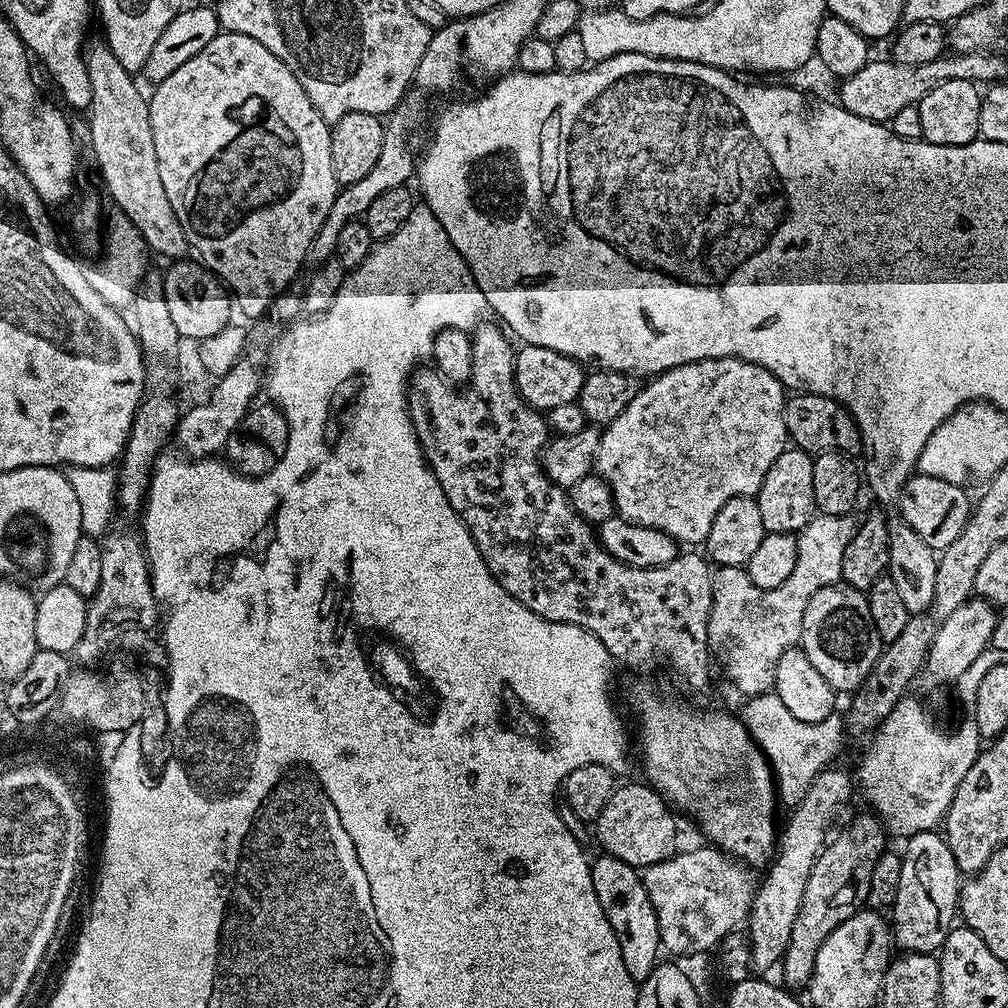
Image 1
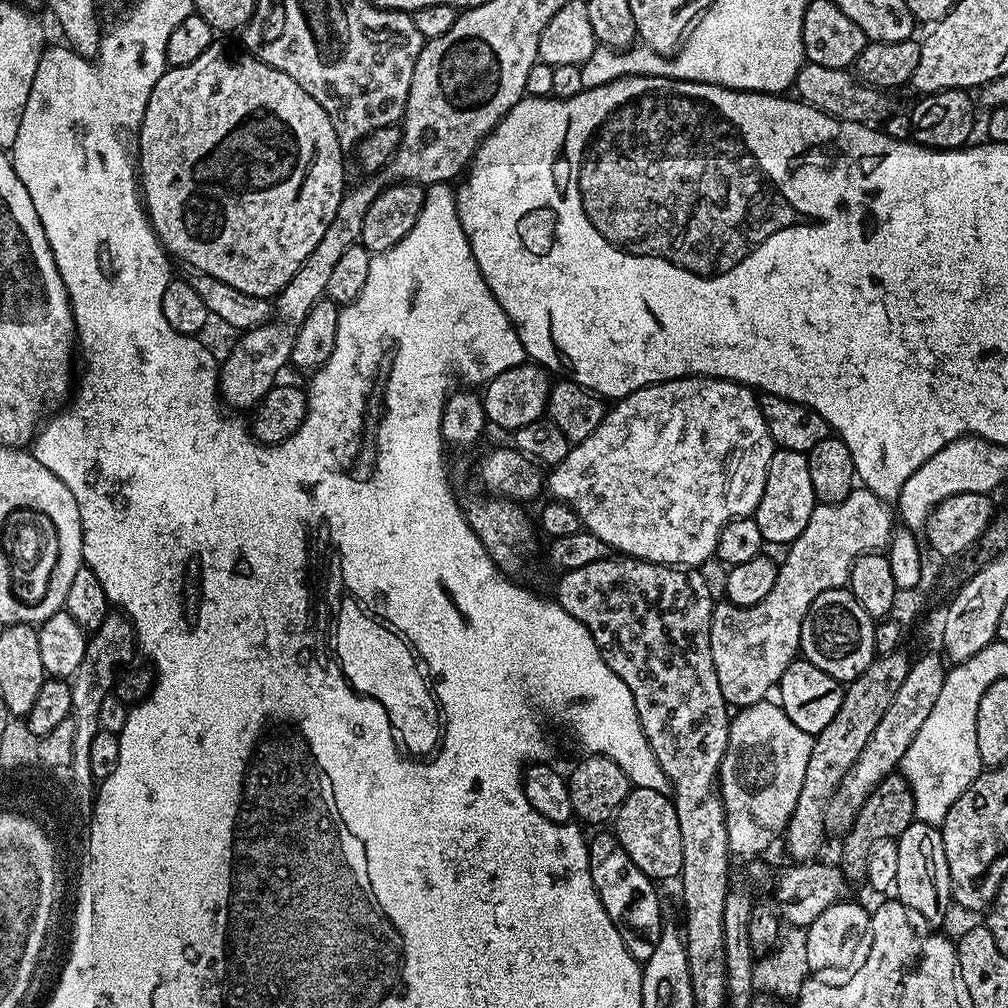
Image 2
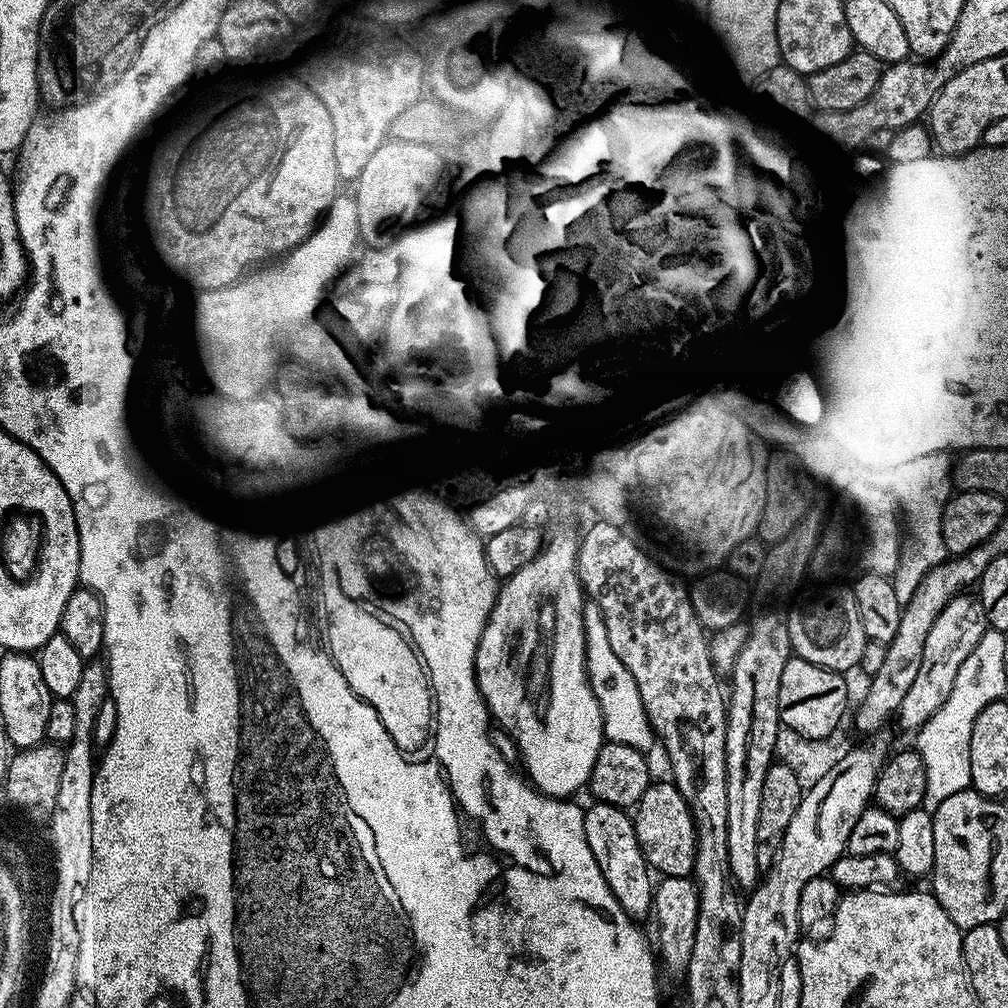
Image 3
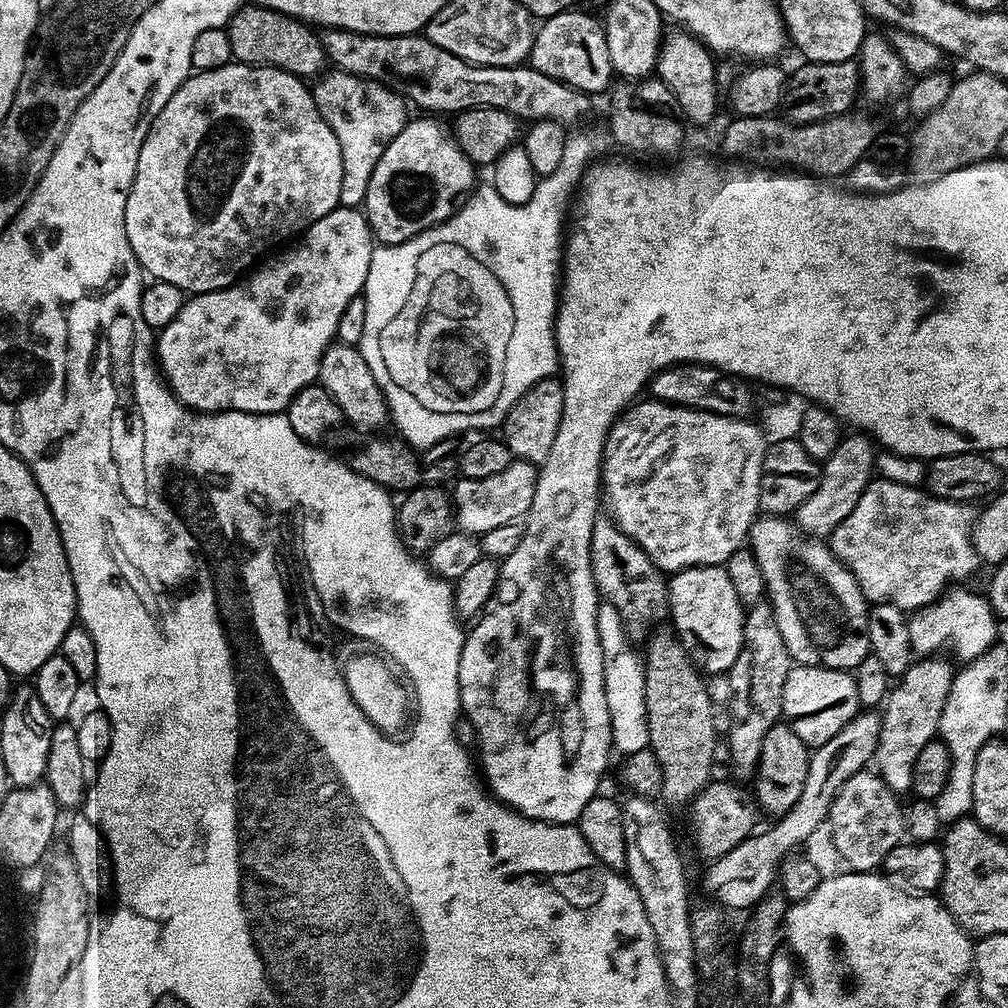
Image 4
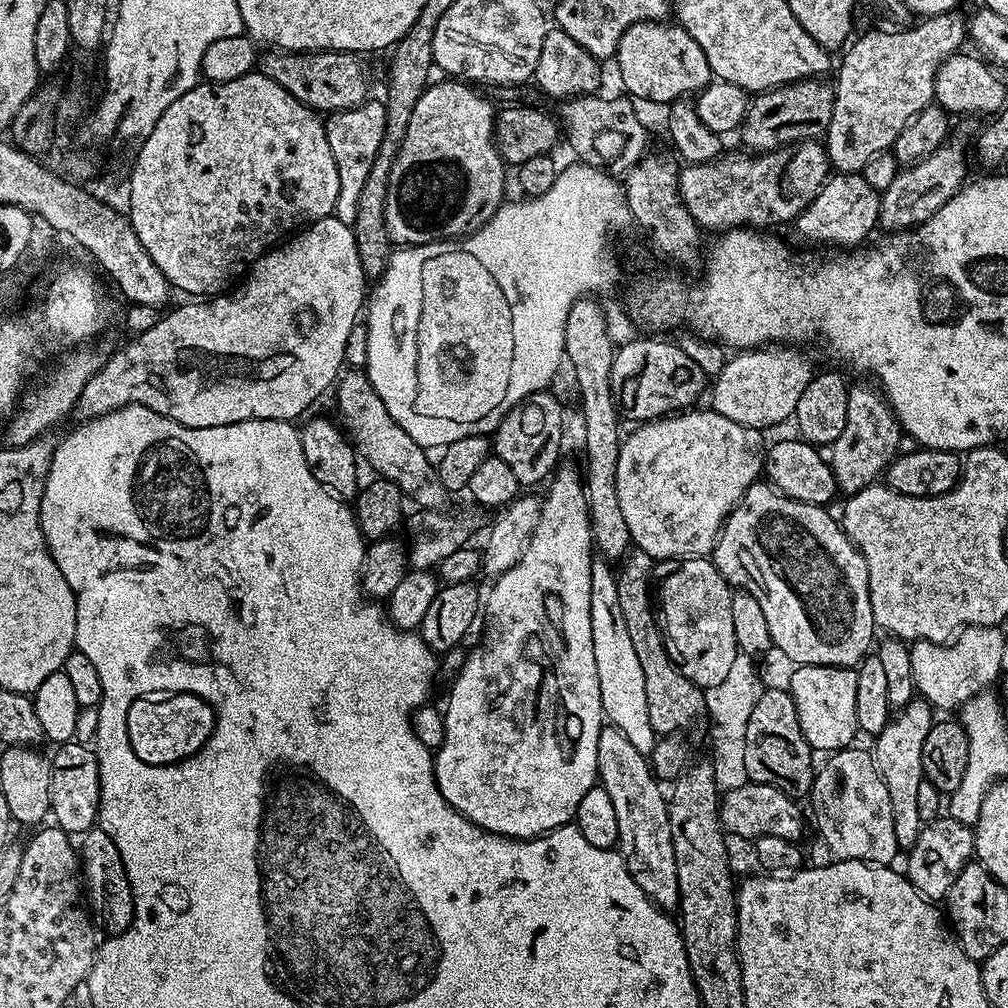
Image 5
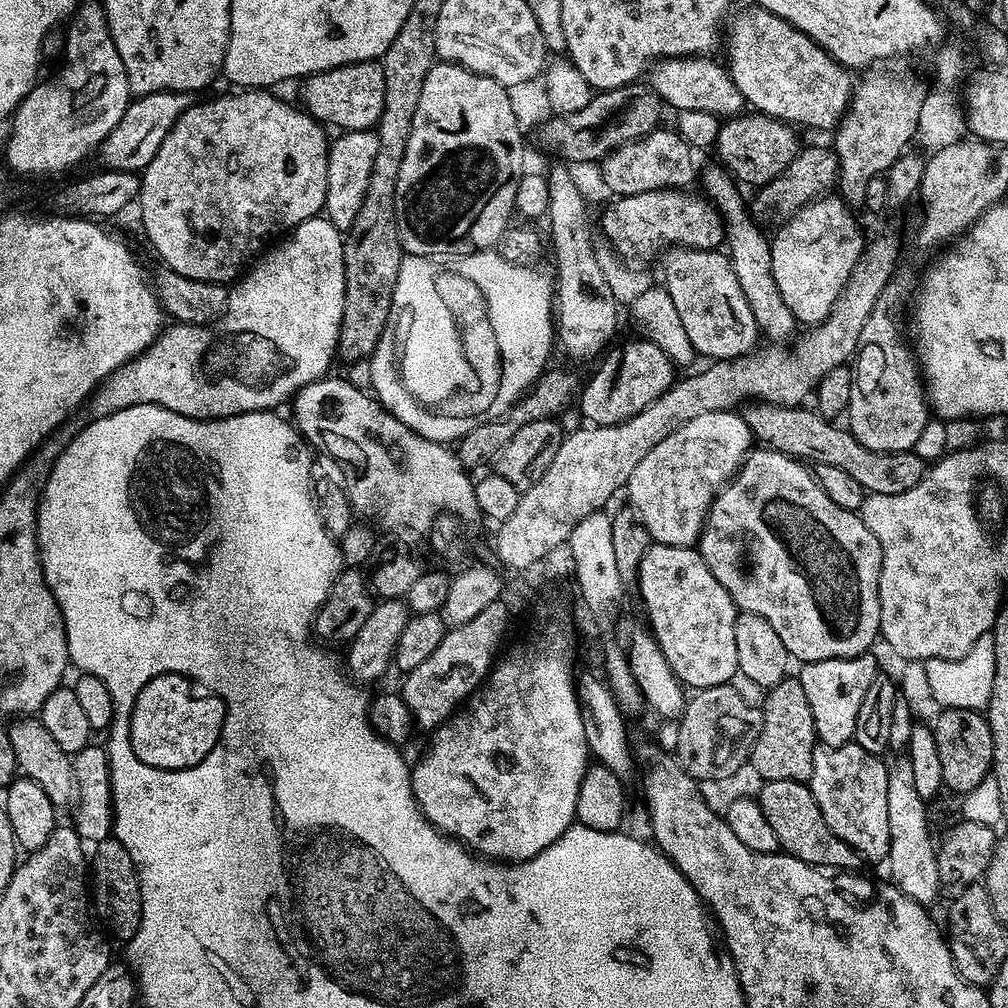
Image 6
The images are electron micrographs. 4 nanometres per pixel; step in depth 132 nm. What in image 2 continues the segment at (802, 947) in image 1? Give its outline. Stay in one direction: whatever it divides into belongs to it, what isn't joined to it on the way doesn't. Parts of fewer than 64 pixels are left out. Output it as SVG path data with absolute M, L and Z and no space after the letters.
M894 771L862 802L856 817L849 826L847 832L842 837L844 845L840 848L840 860L838 866L844 872L844 876L849 882L858 882L864 880L864 871L866 870L866 857L870 854L870 846L879 840L896 840L904 831L906 826L910 826L916 820L916 811L914 810L914 796L910 790L908 779L899 771Z

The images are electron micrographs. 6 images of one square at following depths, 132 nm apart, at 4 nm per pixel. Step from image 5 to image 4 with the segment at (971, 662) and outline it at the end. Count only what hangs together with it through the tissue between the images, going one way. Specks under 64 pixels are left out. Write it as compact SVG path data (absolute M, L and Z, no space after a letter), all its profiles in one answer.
M964 586L949 587L934 603L915 610L907 619L910 644L918 656L932 656L944 646L950 646L962 662L980 657L997 643L998 618L987 599Z

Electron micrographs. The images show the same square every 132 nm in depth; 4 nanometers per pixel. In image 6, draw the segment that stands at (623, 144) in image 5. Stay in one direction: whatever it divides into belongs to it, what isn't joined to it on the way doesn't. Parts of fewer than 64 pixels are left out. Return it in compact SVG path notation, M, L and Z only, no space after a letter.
M657 130L609 152L599 161L599 165L612 196L629 196L646 194L646 190L687 189L688 183L691 180L693 183L698 176L697 165L692 165L692 156L693 149L689 148L687 142L676 131Z

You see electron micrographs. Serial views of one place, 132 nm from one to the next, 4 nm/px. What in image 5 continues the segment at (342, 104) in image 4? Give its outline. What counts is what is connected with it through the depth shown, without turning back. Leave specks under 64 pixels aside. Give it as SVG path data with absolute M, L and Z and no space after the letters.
M369 98L356 108L347 108L344 112L331 113L324 120L326 142L330 142L330 154L338 166L338 198L334 215L342 222L352 224L358 214L358 198L362 194L362 185L374 166L378 146L382 146L382 134L386 134L387 107L375 98Z

